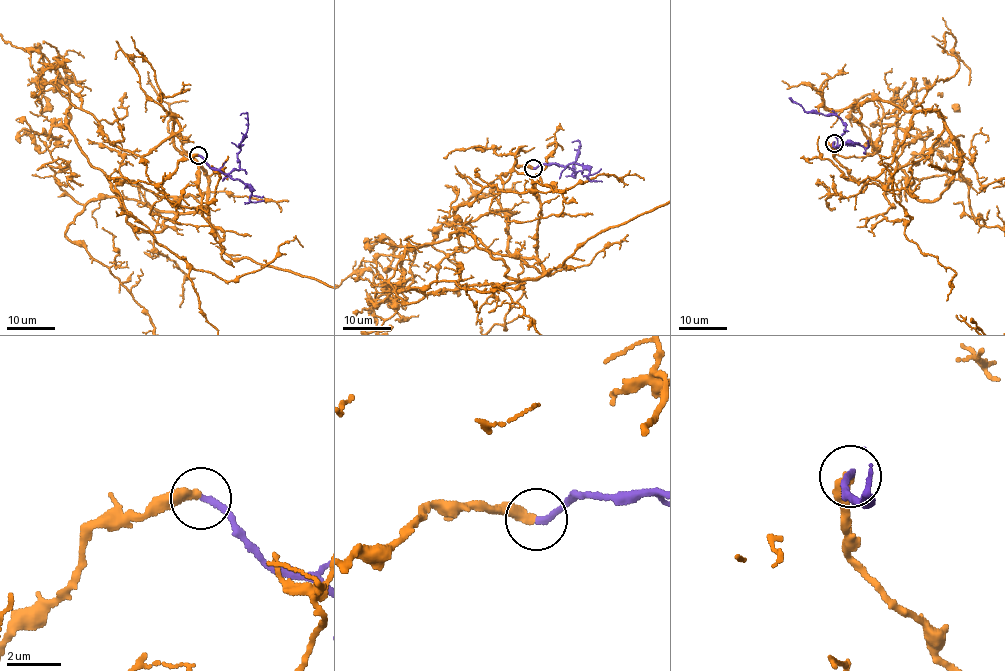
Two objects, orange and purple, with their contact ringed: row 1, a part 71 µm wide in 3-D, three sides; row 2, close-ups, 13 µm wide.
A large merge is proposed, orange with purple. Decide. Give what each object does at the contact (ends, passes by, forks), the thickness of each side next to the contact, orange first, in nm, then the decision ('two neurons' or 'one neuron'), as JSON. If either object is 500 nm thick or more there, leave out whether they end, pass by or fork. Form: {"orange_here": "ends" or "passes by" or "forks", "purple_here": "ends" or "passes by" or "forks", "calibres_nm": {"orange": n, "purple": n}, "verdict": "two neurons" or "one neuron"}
{"orange_here": "ends", "purple_here": "ends", "calibres_nm": {"orange": 360, "purple": 240}, "verdict": "one neuron"}

